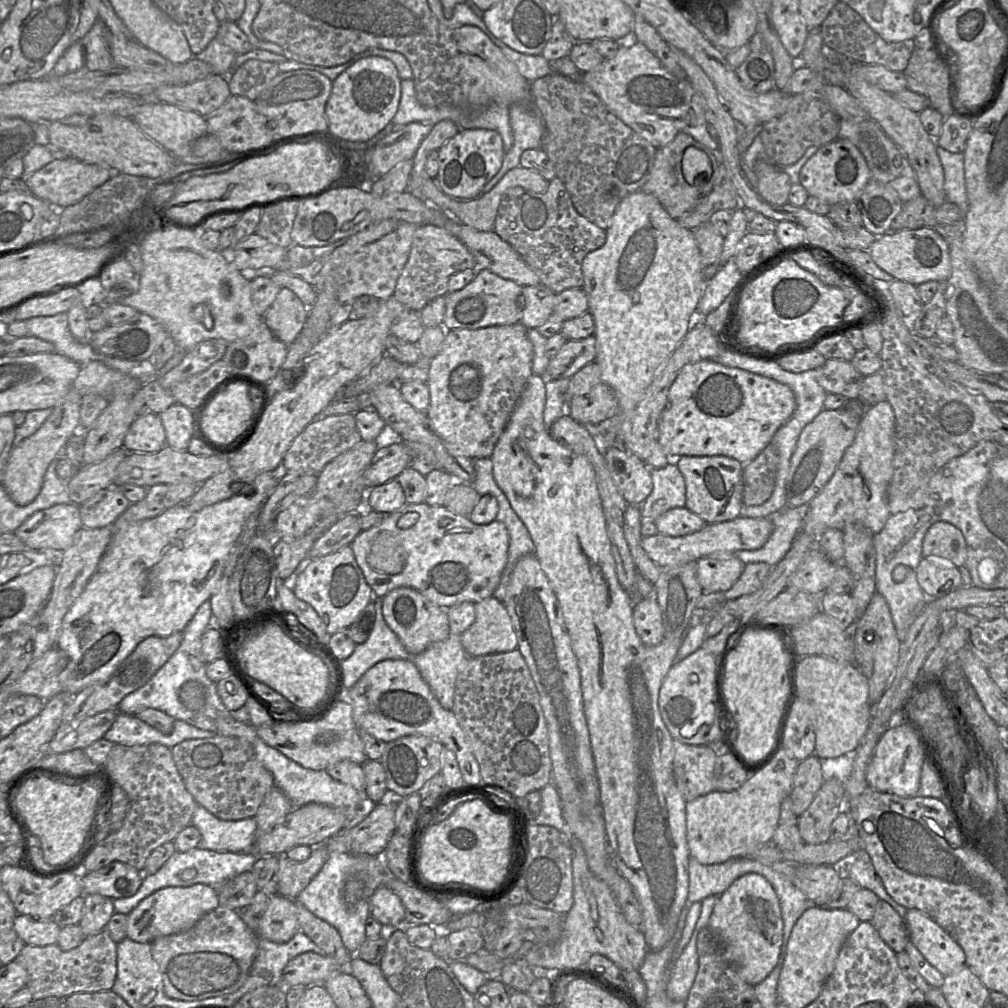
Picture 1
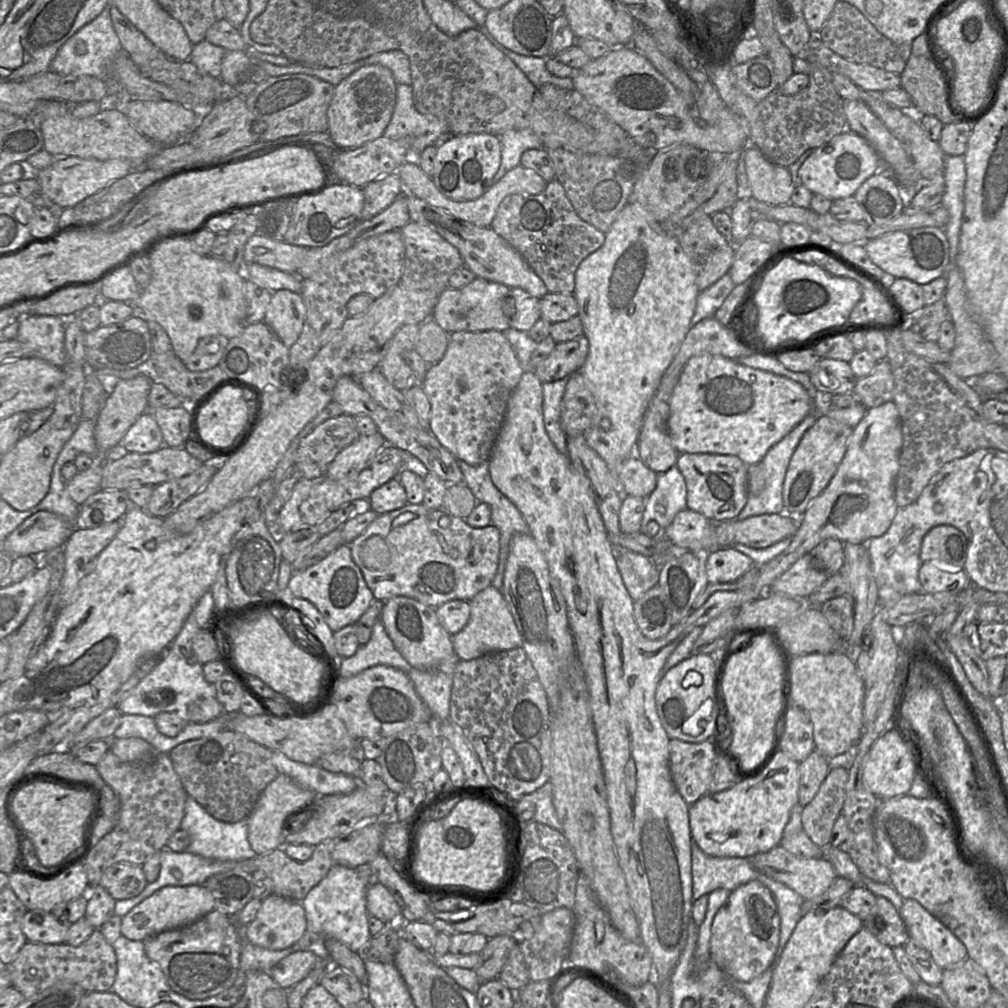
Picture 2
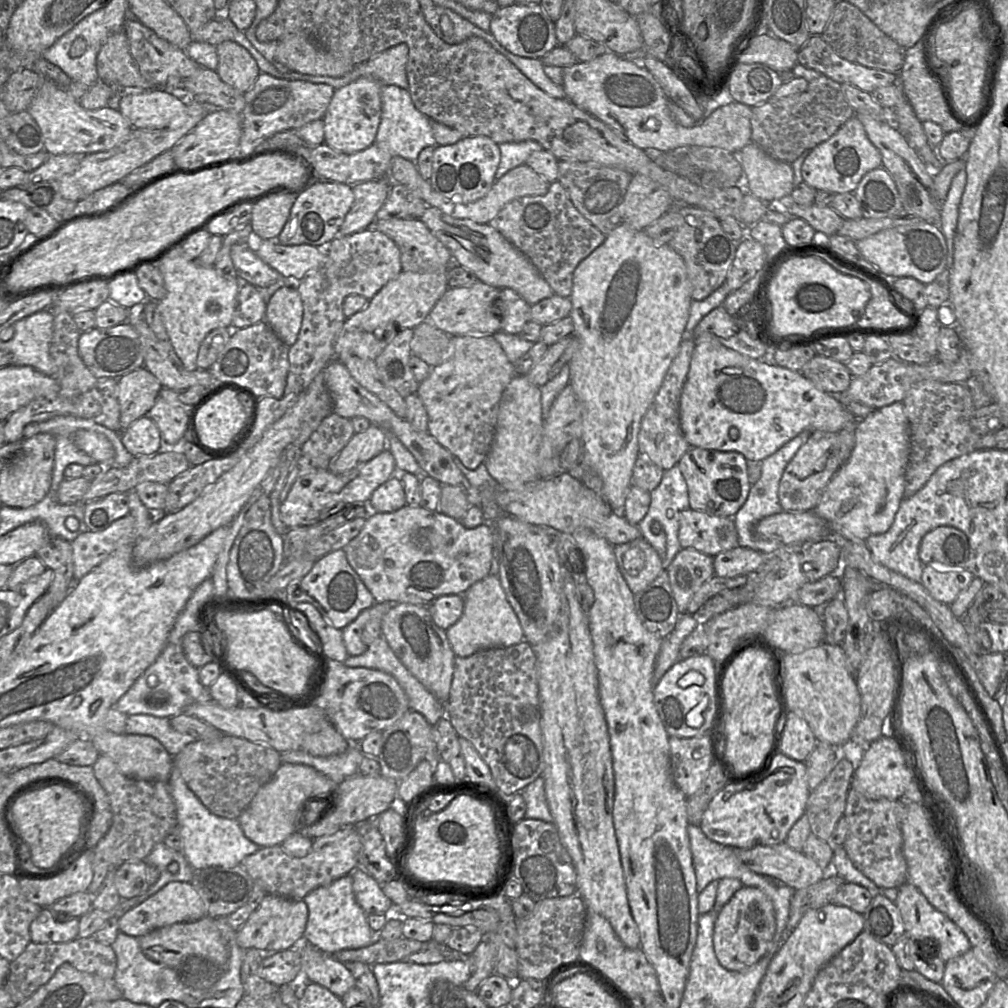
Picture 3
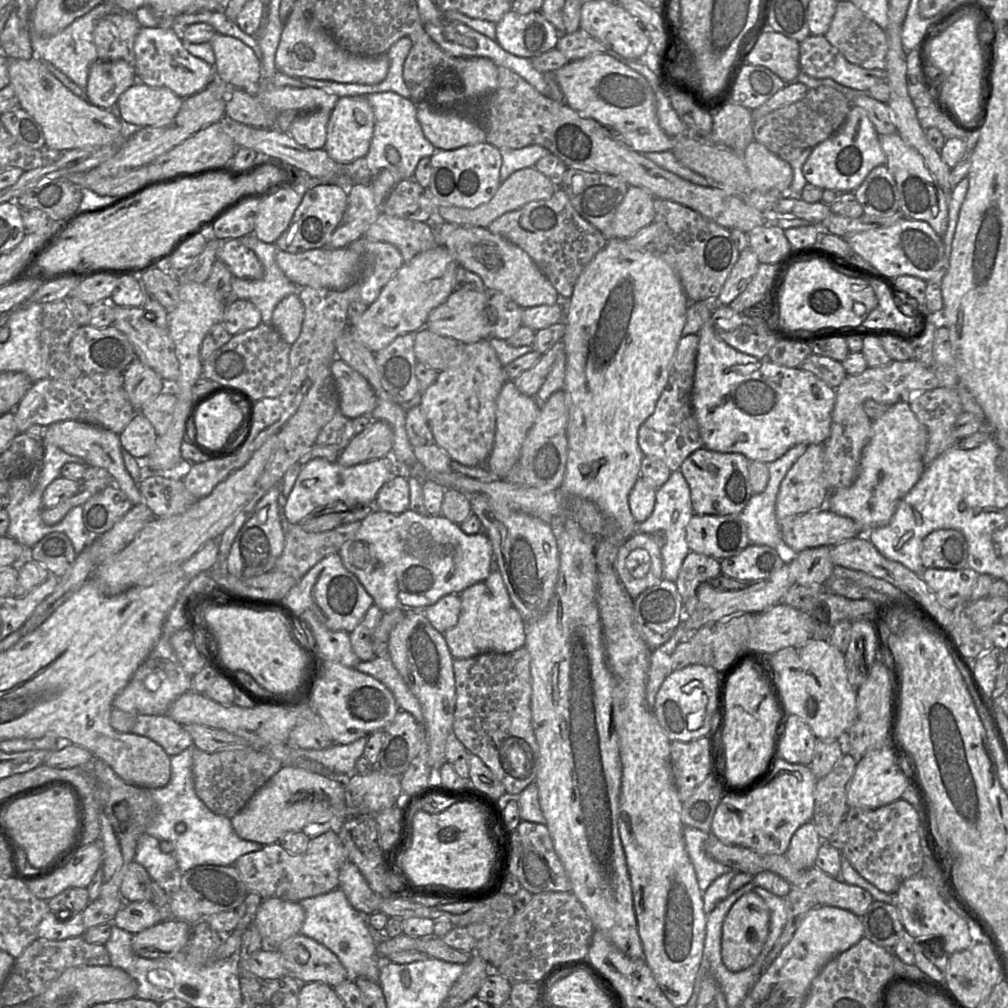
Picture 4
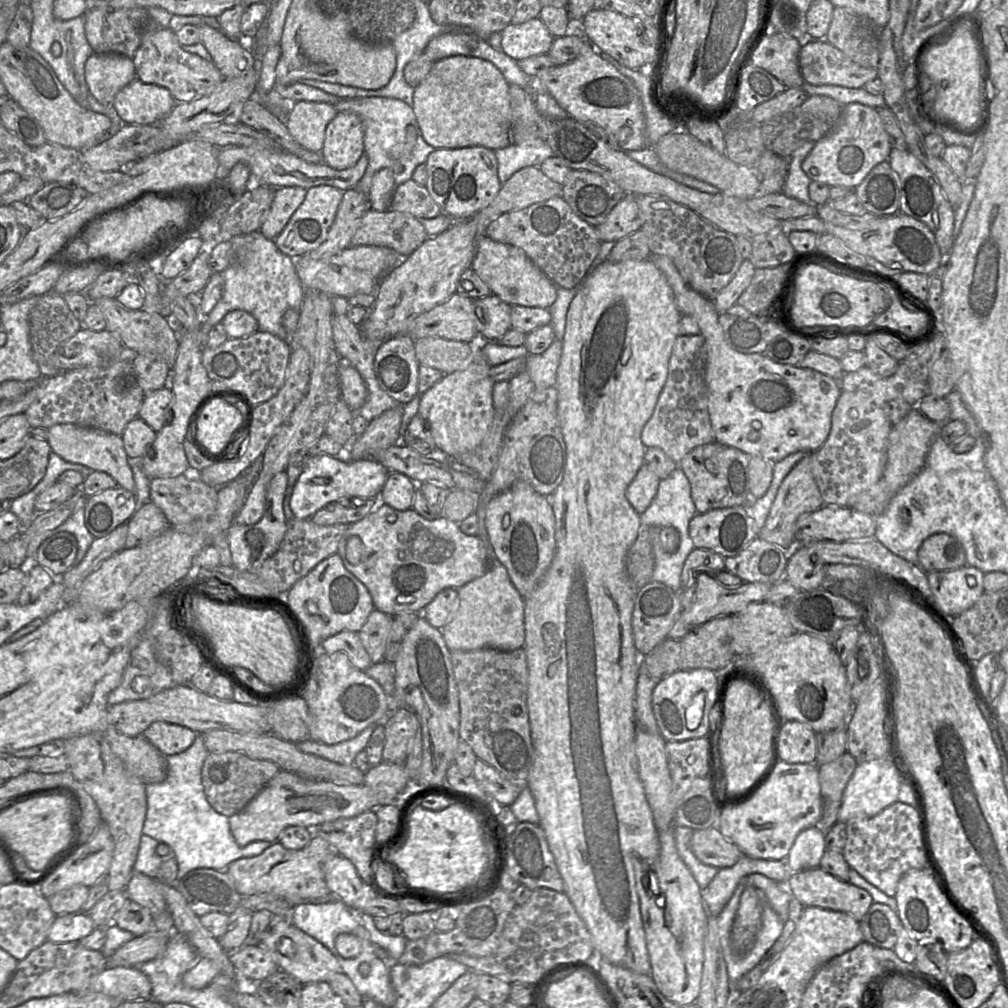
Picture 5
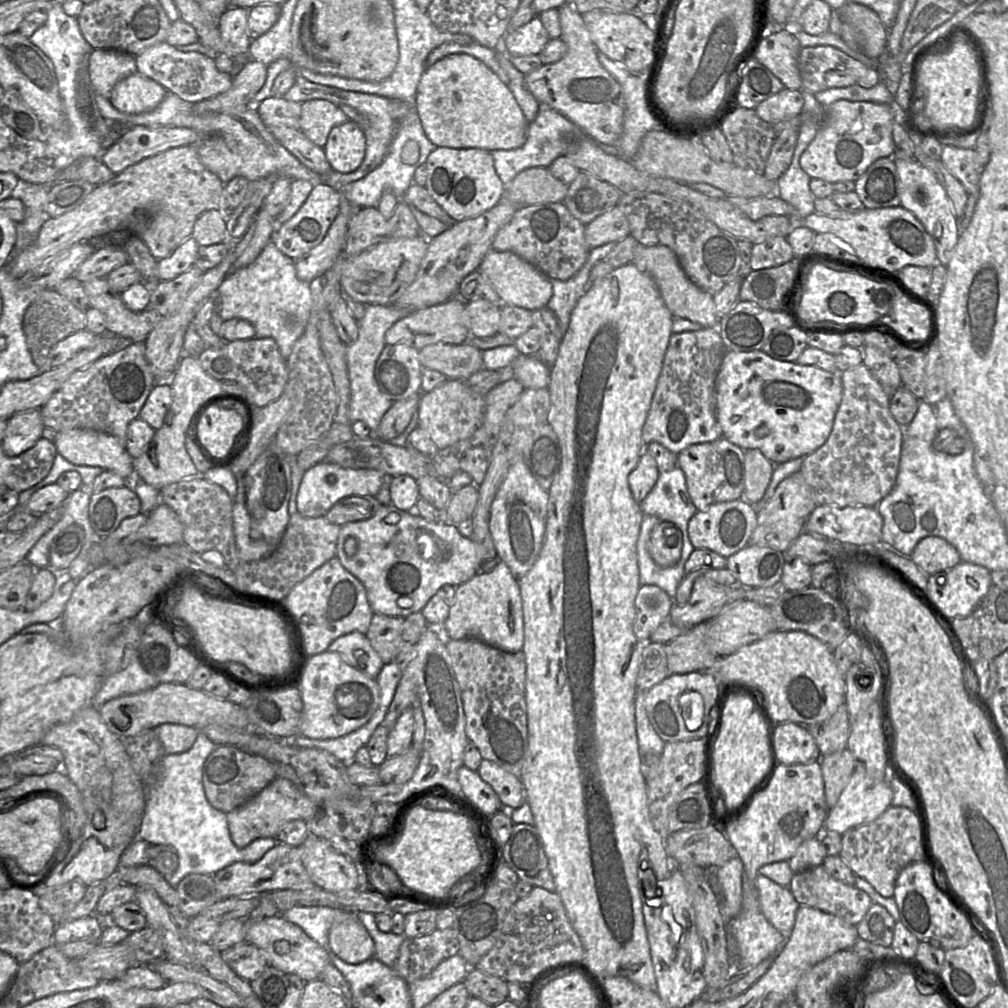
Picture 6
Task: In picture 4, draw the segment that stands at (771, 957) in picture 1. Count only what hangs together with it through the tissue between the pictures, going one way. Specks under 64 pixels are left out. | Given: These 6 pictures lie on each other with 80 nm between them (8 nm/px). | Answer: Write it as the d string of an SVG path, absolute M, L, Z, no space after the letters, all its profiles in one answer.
M754 891L744 893L730 908L723 925L721 957L726 968L739 972L754 963L766 942L770 926L770 910L765 901Z

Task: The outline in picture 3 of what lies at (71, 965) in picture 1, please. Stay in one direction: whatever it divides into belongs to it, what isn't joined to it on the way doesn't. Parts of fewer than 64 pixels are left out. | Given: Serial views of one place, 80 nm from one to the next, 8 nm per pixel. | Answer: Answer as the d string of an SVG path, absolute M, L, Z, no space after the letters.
M77 937L66 943L34 943L31 941L25 950L10 963L3 987L10 994L13 1004L20 1004L39 987L46 984L64 963L71 964L78 971L111 979L115 975L116 955L110 945L104 945L93 937Z

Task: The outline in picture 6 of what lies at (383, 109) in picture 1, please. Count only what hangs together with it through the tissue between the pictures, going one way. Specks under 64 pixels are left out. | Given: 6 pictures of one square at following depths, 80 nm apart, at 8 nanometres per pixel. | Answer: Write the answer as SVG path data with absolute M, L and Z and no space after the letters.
M348 120L330 131L323 150L332 170L349 173L362 163L365 148L363 130L358 124Z

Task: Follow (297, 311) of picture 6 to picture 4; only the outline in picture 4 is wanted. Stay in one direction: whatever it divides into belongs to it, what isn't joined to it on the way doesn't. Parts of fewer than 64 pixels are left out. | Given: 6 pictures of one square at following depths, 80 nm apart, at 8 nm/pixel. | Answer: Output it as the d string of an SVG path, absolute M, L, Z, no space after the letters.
M254 232L241 237L239 240L244 246L256 254L263 265L264 276L261 279L245 279L234 276L231 281L231 291L227 298L227 302L233 302L237 299L252 302L261 312L262 323L271 325L275 307L286 296L292 293L298 293L299 287L291 282L278 266L276 262L276 254L279 249L275 243L266 243L261 241Z

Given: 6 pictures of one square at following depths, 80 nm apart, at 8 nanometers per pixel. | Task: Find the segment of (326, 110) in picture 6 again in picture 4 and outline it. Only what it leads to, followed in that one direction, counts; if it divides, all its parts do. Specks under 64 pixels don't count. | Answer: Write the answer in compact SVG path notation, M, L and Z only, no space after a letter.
M329 111L299 114L288 128L288 133L300 145L308 149L322 149L326 142Z

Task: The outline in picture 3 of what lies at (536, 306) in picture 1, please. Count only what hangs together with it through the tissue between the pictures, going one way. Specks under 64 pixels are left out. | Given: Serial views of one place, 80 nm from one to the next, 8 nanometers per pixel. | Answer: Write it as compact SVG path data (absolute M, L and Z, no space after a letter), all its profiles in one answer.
M511 288L500 289L496 308L501 319L500 331L505 333L518 335L524 325L531 321L531 305Z

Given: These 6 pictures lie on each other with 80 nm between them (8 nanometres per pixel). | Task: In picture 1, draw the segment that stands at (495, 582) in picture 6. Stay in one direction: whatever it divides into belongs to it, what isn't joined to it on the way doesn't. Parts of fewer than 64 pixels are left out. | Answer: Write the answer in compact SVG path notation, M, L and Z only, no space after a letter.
M490 596L474 605L476 619L460 634L468 655L477 657L516 649L516 632L503 602Z

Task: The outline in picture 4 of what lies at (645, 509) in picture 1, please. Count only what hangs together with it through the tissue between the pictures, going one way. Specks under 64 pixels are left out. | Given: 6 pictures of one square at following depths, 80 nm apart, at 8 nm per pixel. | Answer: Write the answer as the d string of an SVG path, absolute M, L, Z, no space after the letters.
M680 470L671 472L668 480L655 493L655 504L652 513L637 525L637 531L658 535L663 538L660 547L662 557L663 579L675 582L682 562L689 552L686 543L686 526L693 515L689 486Z

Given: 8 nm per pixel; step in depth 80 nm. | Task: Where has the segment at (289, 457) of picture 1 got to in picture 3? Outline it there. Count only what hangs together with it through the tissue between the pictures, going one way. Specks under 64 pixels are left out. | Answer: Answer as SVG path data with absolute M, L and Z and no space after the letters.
M331 413L303 444L301 454L333 459L356 434L351 419Z

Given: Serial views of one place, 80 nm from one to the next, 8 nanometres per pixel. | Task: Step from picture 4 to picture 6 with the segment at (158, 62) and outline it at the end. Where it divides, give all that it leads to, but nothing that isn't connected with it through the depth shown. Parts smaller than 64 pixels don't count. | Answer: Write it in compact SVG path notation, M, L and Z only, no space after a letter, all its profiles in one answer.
M166 41L150 46L135 56L137 72L147 76L167 91L171 91L188 102L199 102L228 91L232 85L232 75L217 69L214 55L200 52L182 52Z

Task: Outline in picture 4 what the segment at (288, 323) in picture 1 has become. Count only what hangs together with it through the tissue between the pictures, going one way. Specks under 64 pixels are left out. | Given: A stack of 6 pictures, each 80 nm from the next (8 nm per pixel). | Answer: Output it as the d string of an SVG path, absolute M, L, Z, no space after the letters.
M298 293L286 296L275 307L271 325L290 346L299 337L305 316L304 304Z

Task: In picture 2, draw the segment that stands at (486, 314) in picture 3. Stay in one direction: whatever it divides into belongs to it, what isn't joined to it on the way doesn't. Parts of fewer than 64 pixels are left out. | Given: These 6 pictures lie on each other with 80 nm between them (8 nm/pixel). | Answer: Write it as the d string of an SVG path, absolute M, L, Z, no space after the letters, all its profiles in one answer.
M475 277L469 284L452 289L447 287L438 297L430 319L436 321L446 332L457 331L504 331L510 327L505 301L510 288L501 283Z

